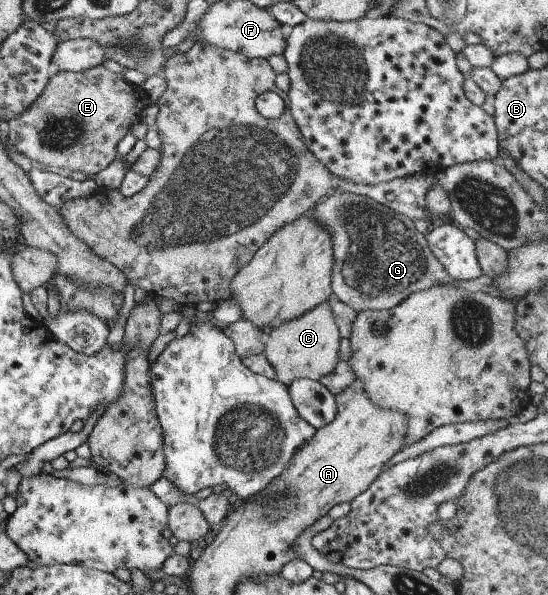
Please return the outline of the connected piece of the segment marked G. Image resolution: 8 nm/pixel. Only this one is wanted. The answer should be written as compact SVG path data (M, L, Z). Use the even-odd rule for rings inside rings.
M341 191L341 194L315 204L311 212L312 219L330 231L334 257L332 296L356 314L367 310L390 310L413 292L445 284L497 296L492 278L485 274L469 280L451 278L428 248L425 236L415 229L413 221L371 198Z

